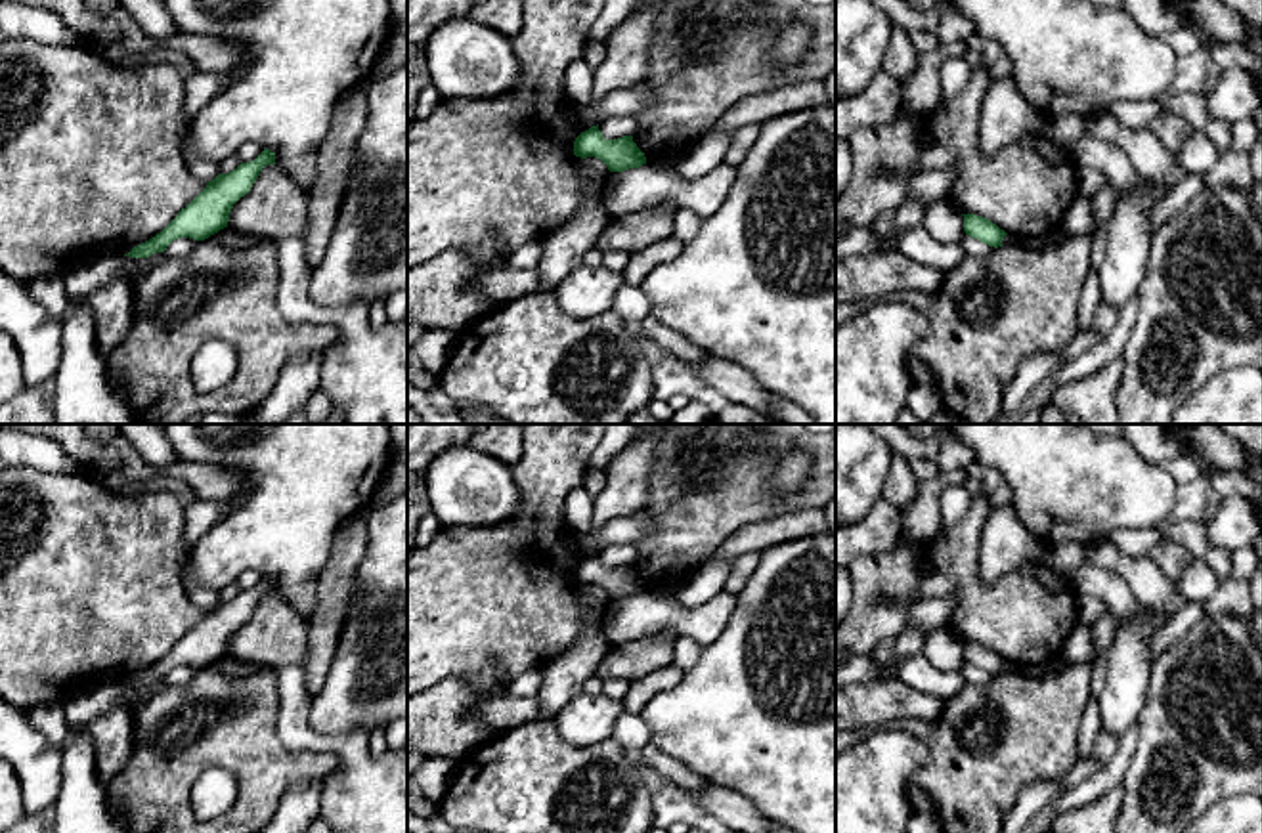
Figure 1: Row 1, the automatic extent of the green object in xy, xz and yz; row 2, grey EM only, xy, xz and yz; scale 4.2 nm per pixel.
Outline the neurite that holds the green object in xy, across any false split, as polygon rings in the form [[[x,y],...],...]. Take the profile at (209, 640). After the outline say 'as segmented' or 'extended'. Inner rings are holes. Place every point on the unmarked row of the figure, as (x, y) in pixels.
[[[264,577],[254,588],[241,590],[229,602],[218,602],[161,661],[134,674],[124,684],[149,686],[155,680],[164,680],[176,667],[205,669],[228,655],[233,632],[250,619],[268,592],[275,592],[275,581]]] | as segmented

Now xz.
[[[598,552],[576,566],[574,583],[581,587],[600,587],[610,600],[623,600],[646,592],[646,585],[633,569],[633,564],[606,567],[598,558]]] | as segmented

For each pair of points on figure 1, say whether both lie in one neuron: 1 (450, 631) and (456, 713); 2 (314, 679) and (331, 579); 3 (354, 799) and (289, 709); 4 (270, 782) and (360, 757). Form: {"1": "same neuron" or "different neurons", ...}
{"1": "different neurons", "2": "same neuron", "3": "same neuron", "4": "different neurons"}

